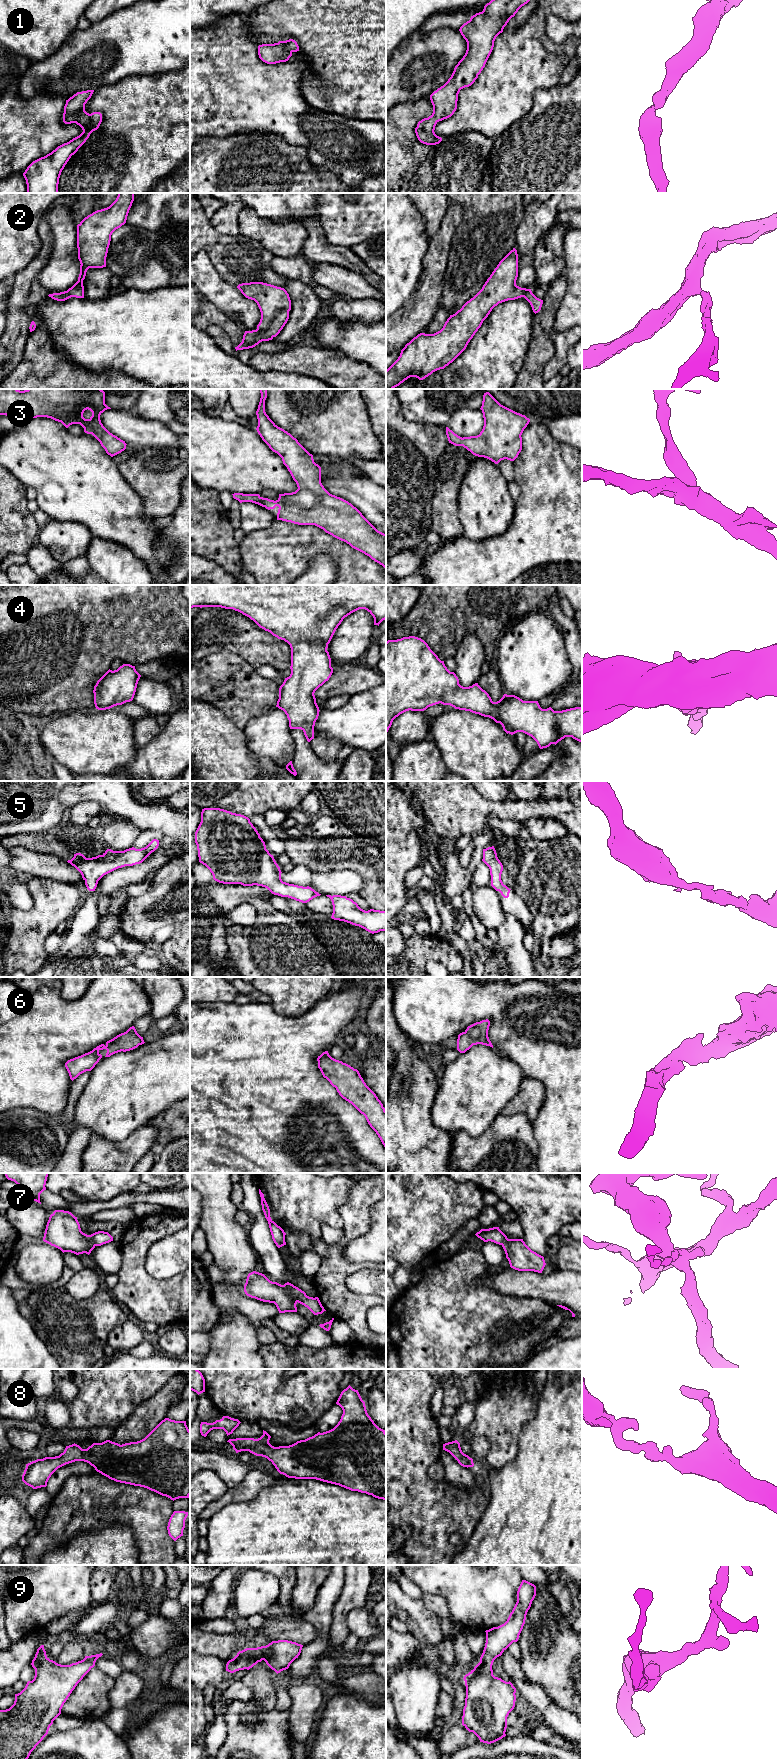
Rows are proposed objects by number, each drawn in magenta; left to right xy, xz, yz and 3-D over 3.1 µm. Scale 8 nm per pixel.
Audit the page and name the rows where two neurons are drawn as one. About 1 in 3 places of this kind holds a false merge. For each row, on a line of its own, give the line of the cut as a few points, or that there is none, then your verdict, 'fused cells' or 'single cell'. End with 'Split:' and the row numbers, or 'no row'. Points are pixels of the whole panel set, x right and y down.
1: no cut; single cell
2: no cut; single cell
3: no cut; single cell
4: no cut; single cell
5: no cut; single cell
6: no cut; single cell
7: cut in xz along (282, 1285), (289, 1290), (297, 1301); fused cells
8: no cut; single cell
9: no cut; single cell
Split: 7

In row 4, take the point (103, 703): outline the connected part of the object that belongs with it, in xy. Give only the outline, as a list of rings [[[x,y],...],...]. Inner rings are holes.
[[[123,664],[114,671],[109,669],[94,686],[96,709],[106,710],[132,701],[140,677],[130,664]]]

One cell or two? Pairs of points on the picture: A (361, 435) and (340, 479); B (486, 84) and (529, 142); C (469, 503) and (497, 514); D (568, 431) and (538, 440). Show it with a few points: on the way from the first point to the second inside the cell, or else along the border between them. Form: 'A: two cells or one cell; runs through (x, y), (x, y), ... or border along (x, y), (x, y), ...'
A: two cells; border along (336, 458), (347, 458), (350, 460)
B: two cells; border along (532, 107), (521, 118), (495, 136)
C: one cell; runs through (476, 503), (481, 503), (490, 510)
D: two cells; border along (536, 420), (555, 438), (571, 446)

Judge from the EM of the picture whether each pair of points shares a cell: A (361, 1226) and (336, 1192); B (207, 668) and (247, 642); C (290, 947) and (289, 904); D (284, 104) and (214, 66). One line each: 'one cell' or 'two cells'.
A: two cells
B: two cells
C: two cells
D: one cell

